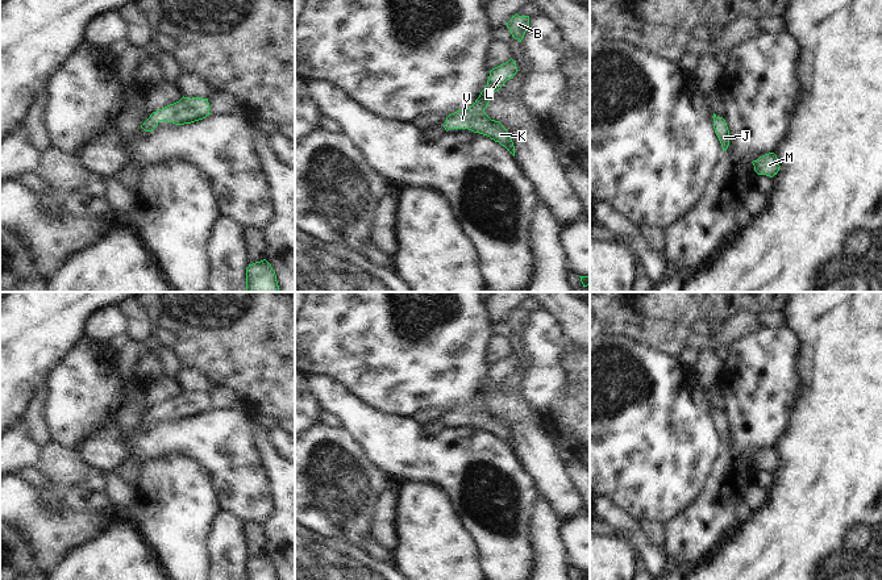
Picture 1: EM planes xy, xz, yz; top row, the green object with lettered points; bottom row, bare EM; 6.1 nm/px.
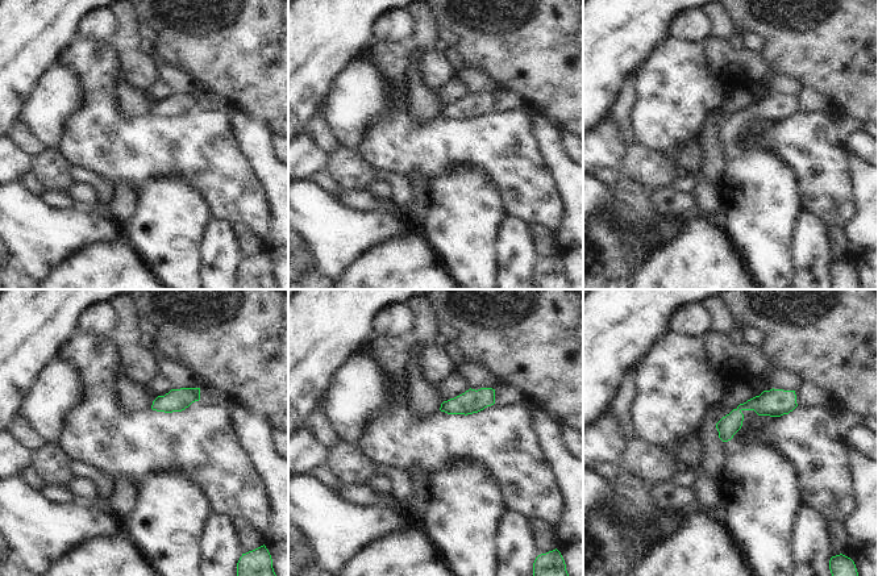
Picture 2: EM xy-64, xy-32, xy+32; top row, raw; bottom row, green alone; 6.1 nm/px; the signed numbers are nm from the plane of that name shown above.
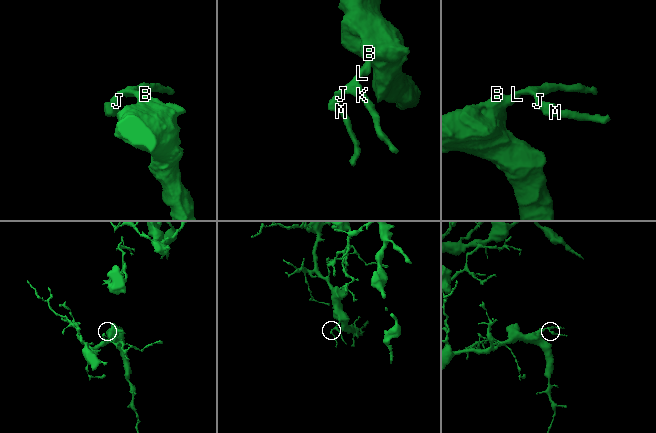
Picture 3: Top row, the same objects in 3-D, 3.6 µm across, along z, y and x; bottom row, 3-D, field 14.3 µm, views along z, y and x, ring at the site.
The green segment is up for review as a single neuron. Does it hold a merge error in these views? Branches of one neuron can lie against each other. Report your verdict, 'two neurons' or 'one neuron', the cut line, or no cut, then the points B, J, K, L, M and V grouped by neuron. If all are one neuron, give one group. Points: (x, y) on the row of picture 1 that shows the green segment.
one neuron; no cut; B J K L M V

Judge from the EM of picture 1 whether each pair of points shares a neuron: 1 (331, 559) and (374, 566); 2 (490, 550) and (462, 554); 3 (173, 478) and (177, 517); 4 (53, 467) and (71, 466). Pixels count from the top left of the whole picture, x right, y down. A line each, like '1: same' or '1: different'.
1: same
2: different
3: same
4: same

